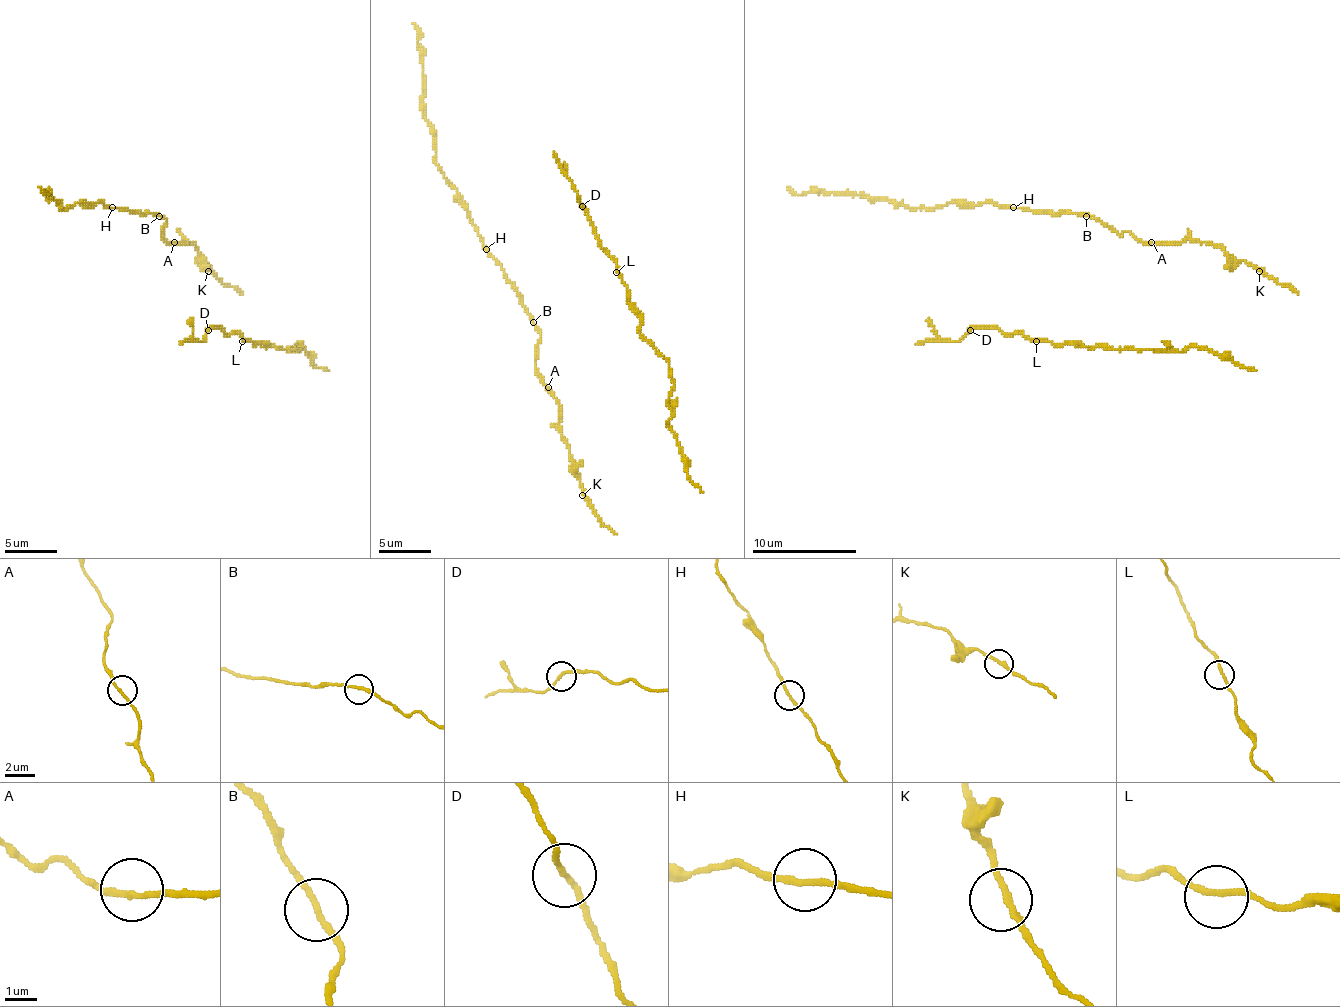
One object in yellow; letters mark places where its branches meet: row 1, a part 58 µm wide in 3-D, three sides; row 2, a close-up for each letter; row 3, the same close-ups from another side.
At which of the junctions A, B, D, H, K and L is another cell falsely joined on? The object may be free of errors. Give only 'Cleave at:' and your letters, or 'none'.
Cleave at: none

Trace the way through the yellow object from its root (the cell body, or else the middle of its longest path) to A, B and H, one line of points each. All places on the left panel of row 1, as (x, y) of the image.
A: (208, 265), (201, 260), (201, 252), (187, 239), (180, 244), (174, 242)
B: (208, 265), (187, 239), (180, 244), (166, 239), (161, 234), (166, 221), (159, 216)
H: (208, 265), (201, 260), (201, 252), (187, 239), (172, 244), (161, 234), (166, 224), (161, 216), (111, 208)

